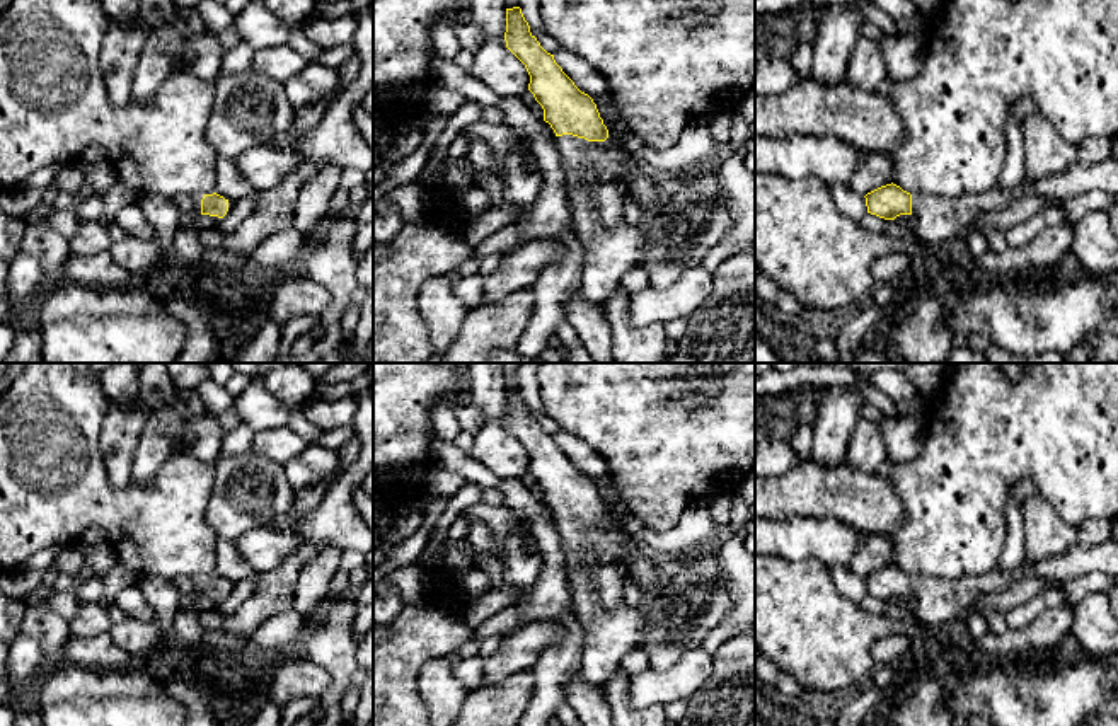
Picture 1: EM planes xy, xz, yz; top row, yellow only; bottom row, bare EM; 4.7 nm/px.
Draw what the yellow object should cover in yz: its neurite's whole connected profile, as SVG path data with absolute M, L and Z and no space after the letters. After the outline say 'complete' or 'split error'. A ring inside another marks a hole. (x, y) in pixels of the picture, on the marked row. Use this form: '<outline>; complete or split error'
M1118 158L1103 164L1075 162L1067 170L1045 177L1034 184L1024 181L1011 189L995 187L983 194L939 196L910 194L896 184L881 186L867 193L867 213L885 220L900 215L912 216L912 232L924 251L956 235L966 235L978 216L995 208L1007 206L1023 196L1038 196L1062 206L1067 199L1101 189L1118 196Z; split error

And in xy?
M181 194L174 198L174 203L181 210L182 218L189 213L198 216L194 228L198 232L205 228L218 228L222 218L232 210L233 201L223 196L213 194Z; split error

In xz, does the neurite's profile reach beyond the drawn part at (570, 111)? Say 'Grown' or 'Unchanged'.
Grown

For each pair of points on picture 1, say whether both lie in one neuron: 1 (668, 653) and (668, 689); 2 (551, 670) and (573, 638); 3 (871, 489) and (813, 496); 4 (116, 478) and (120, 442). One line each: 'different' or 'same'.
1: different
2: same
3: same
4: same

